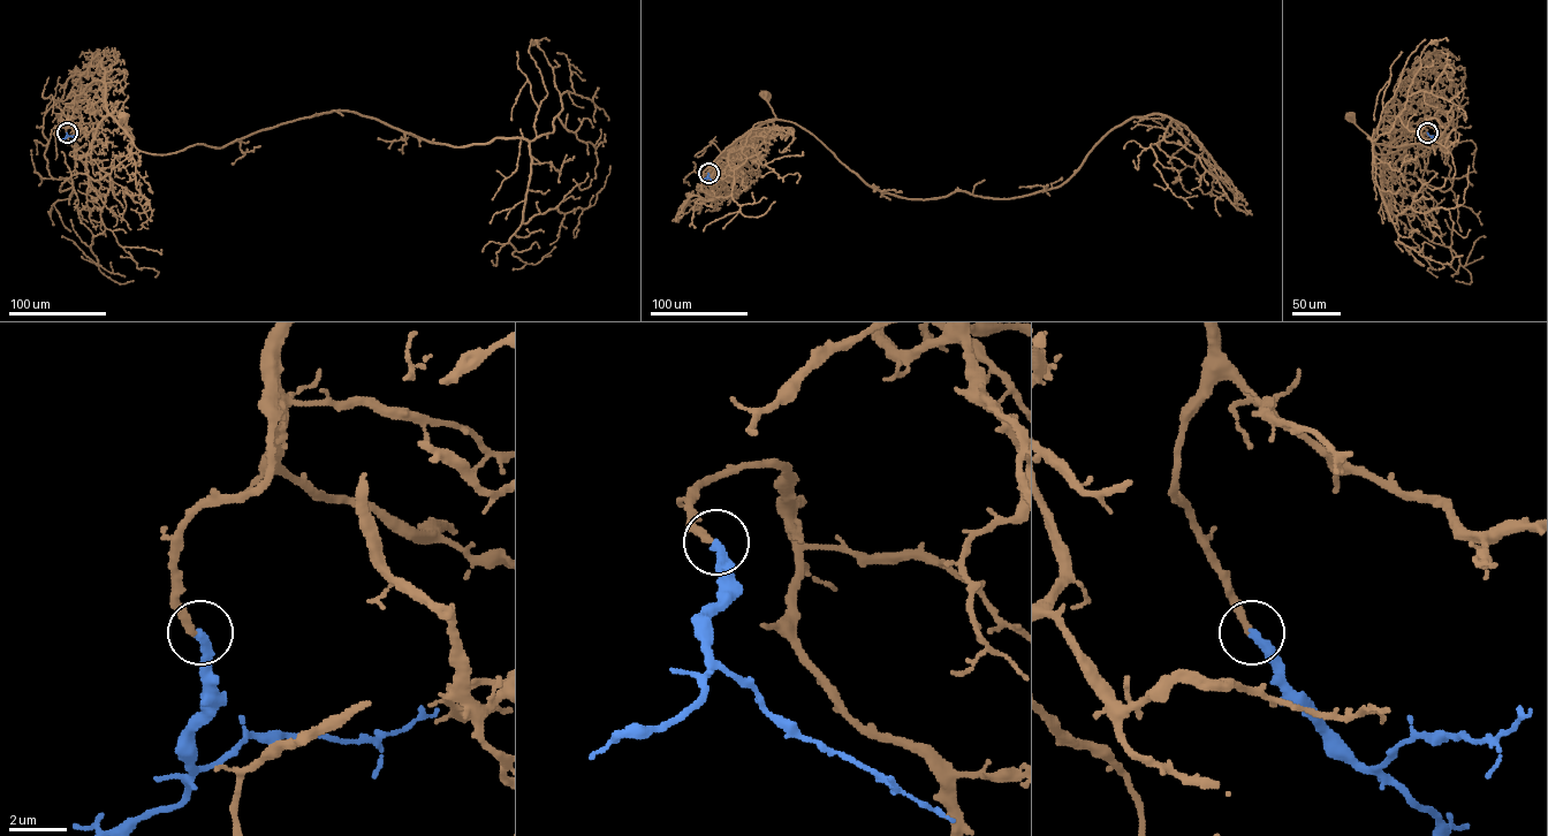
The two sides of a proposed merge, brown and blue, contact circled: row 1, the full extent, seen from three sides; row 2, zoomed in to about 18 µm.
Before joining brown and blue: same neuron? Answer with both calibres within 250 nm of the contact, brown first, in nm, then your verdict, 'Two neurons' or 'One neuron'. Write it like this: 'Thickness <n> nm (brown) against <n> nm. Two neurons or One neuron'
Thickness 280 nm (brown) against 320 nm. One neuron

